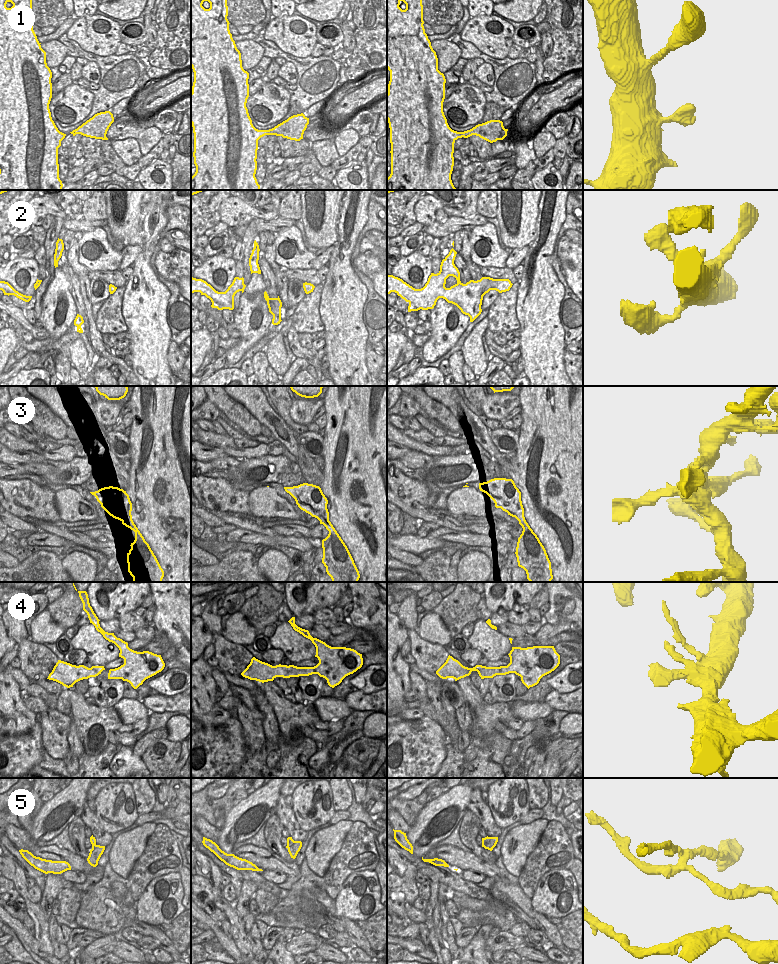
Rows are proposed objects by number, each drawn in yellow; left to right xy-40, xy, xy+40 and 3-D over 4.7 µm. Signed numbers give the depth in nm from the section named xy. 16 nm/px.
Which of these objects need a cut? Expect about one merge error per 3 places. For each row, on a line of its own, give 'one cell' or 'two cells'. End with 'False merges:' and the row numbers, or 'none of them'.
1: one cell
2: one cell
3: two cells
4: one cell
5: two cells
False merges: 3, 5

